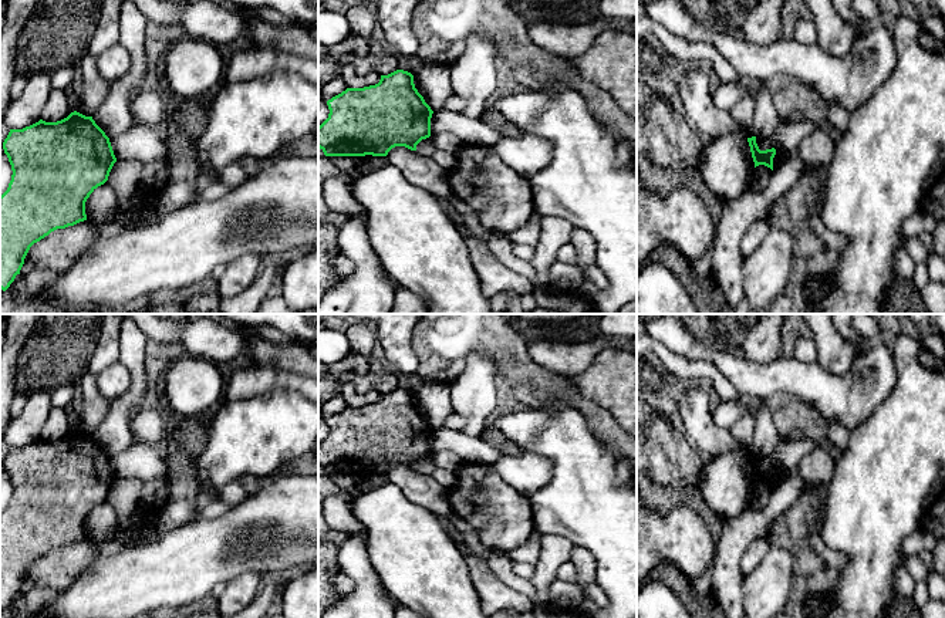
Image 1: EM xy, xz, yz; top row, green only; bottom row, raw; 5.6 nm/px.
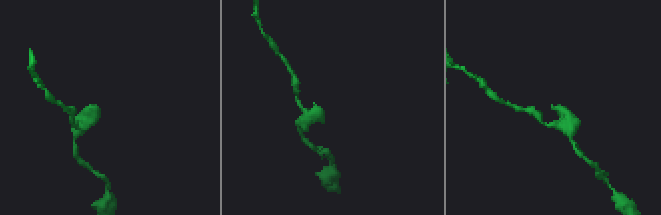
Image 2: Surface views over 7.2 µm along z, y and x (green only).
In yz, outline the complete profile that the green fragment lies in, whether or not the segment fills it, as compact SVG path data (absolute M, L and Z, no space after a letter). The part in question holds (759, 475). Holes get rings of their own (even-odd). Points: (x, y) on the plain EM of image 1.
M756 455L747 456L747 460L750 465L755 486L759 483L765 483L773 489L773 476L776 473L776 467L772 466L772 467L760 469L756 462Z

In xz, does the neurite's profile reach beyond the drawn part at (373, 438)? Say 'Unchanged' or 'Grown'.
Unchanged

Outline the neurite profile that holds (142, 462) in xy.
M135 442L126 450L109 457L118 477L136 480L169 479L166 456L158 453L152 443Z

